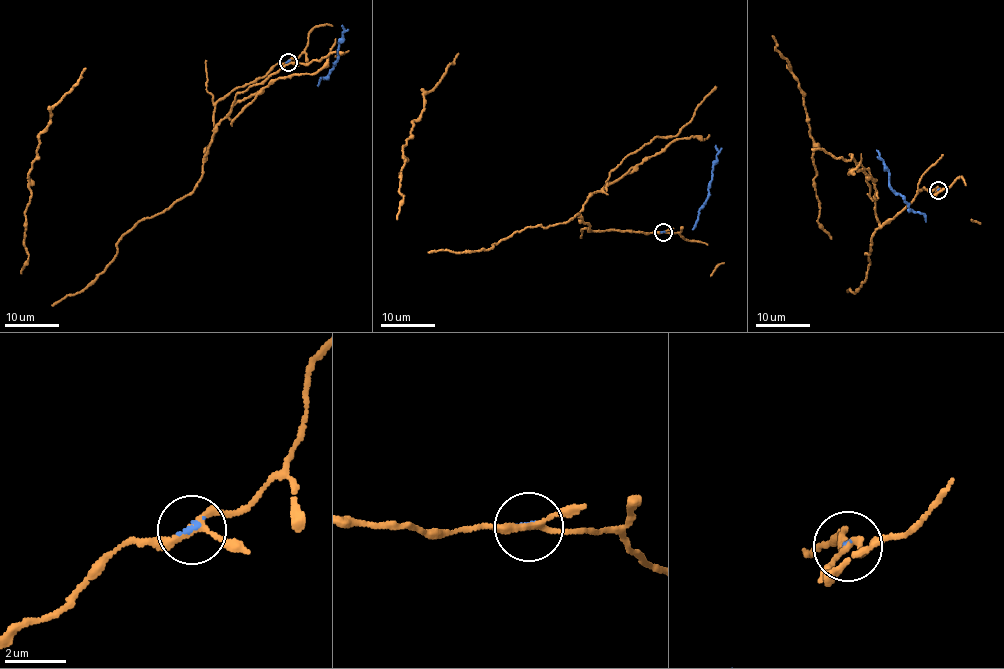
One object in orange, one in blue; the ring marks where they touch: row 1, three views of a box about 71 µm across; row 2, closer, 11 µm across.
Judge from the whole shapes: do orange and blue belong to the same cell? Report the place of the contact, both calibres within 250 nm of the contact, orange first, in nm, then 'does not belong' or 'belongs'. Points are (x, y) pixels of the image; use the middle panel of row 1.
place (663, 232); calibres 190 and 100 nm; does not belong

